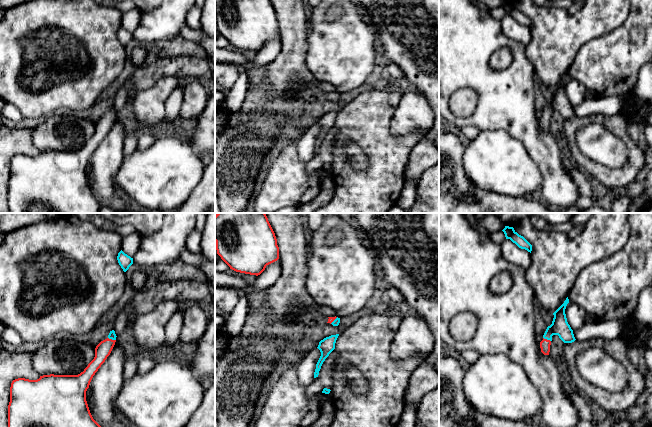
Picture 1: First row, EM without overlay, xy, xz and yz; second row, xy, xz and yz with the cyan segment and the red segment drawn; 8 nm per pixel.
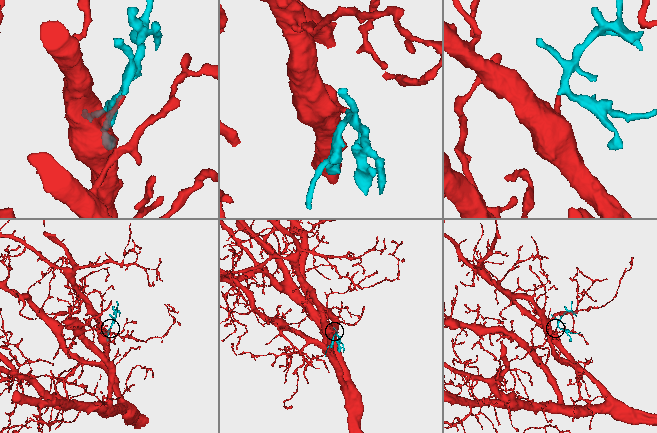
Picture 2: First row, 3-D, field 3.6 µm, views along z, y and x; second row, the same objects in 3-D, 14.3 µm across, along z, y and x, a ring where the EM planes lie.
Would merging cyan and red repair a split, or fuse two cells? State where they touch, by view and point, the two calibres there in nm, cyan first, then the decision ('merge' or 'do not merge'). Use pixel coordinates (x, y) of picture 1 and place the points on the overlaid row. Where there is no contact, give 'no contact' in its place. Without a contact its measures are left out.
xy (112, 339) | 60/120 nm | merge

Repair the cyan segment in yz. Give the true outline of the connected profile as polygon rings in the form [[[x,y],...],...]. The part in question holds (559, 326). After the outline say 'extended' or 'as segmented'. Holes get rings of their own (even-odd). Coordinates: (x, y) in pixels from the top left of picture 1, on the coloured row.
[[[567,297],[564,303],[553,313],[552,324],[547,327],[543,335],[543,340],[540,342],[541,352],[544,355],[549,355],[553,335],[558,335],[564,343],[572,343],[576,340],[565,314],[568,303],[569,299]]]; extended

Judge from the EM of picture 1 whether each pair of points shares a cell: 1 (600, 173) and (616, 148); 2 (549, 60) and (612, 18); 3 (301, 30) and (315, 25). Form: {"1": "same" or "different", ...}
{"1": "different", "2": "same", "3": "different"}

